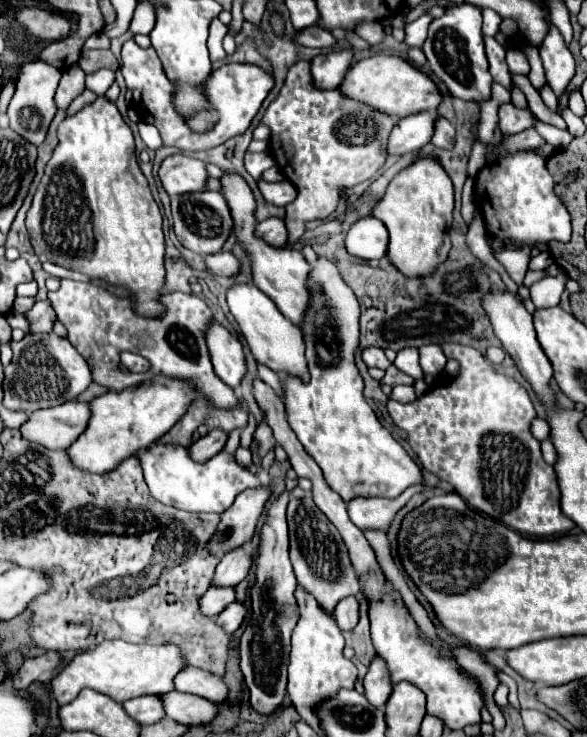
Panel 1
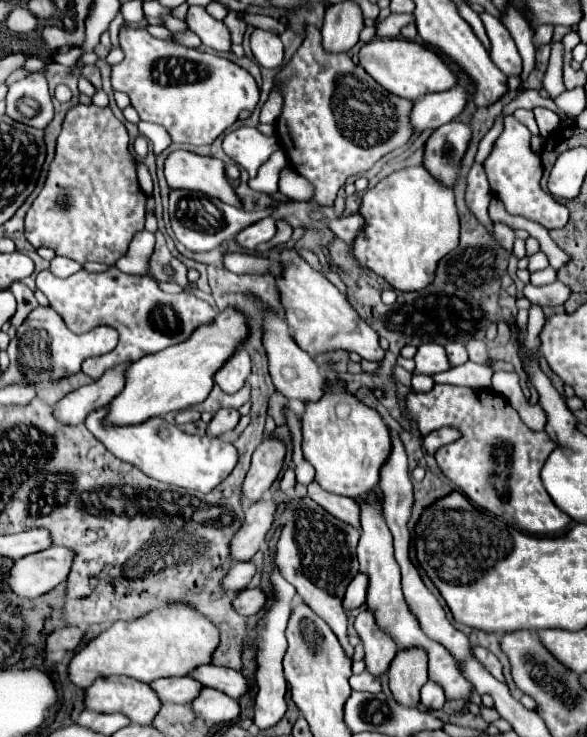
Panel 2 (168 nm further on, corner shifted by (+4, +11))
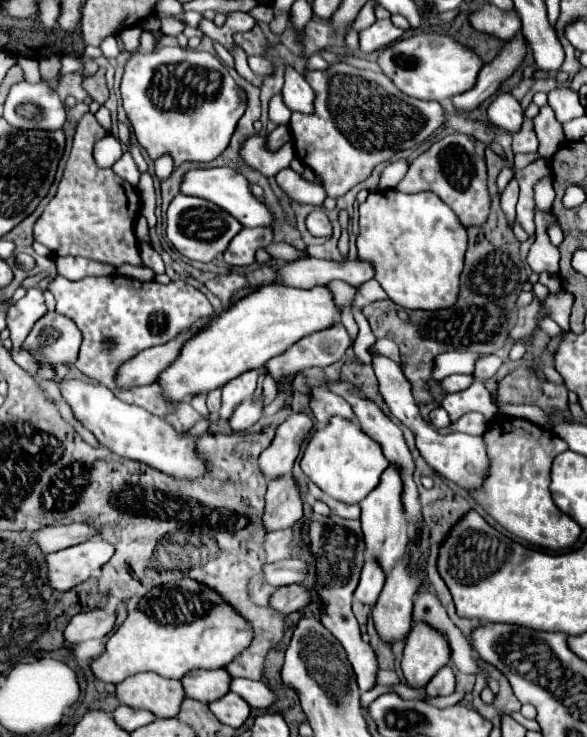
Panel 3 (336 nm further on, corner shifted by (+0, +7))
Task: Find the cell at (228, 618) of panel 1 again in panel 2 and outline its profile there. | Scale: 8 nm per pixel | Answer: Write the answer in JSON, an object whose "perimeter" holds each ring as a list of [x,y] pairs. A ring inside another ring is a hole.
{"perimeter":[[[243,589],[233,597],[233,609],[239,615],[255,615],[265,605],[265,595],[261,589]]]}

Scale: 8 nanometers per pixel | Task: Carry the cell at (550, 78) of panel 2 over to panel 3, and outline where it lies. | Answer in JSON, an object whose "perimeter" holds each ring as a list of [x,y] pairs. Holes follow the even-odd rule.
{"perimeter":[[[541,107],[541,113],[533,119],[535,123],[535,133],[539,137],[539,153],[545,159],[551,159],[557,149],[561,149],[561,145],[565,143],[565,135],[563,135],[563,127],[559,125],[559,121],[555,119],[551,107]]]}

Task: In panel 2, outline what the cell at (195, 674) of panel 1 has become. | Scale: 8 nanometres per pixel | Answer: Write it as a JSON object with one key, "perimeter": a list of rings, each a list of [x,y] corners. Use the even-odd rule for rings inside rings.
{"perimeter":[[[213,663],[199,665],[197,669],[193,669],[193,673],[189,673],[189,677],[199,681],[203,687],[211,687],[221,693],[227,693],[233,699],[239,699],[247,691],[245,677],[239,671],[229,667],[219,667]]]}

